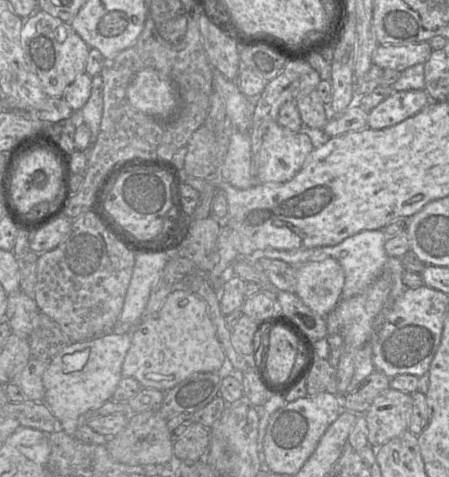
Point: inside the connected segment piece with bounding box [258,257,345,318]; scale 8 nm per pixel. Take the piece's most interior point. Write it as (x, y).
(319, 284)

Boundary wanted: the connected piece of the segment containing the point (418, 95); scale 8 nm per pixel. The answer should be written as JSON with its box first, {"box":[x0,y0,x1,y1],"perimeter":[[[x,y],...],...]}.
{"box":[368,90,430,129],"perimeter":[[[425,90],[393,92],[368,113],[368,127],[383,129],[399,124],[420,112],[430,101]]]}

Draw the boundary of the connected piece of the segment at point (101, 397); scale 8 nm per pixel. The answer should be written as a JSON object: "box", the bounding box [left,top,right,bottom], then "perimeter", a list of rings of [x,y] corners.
{"box":[43,333,130,436],"perimeter":[[[108,333],[87,341],[71,343],[48,362],[43,374],[43,402],[58,421],[58,428],[75,436],[83,415],[112,399],[123,378],[122,365],[130,345],[130,333]]]}

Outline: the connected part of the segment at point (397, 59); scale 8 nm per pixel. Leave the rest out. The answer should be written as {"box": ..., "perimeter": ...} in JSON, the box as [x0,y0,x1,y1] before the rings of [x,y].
{"box":[372,41,432,72],"perimeter":[[[428,41],[407,45],[379,45],[372,55],[372,62],[383,69],[399,72],[416,64],[424,64],[432,53]]]}

